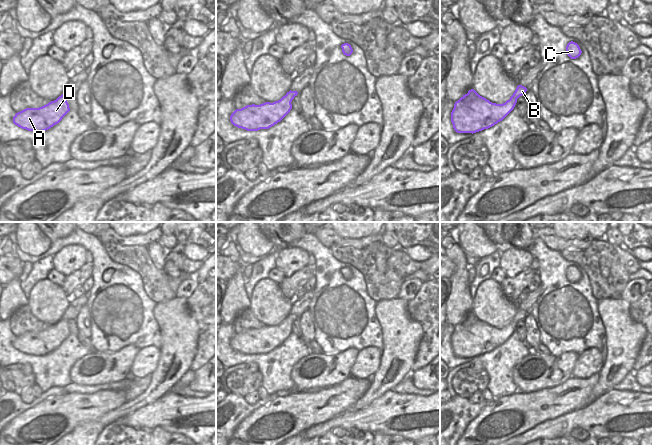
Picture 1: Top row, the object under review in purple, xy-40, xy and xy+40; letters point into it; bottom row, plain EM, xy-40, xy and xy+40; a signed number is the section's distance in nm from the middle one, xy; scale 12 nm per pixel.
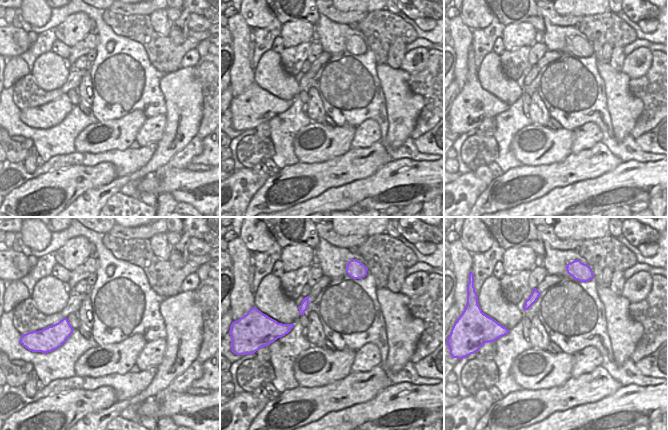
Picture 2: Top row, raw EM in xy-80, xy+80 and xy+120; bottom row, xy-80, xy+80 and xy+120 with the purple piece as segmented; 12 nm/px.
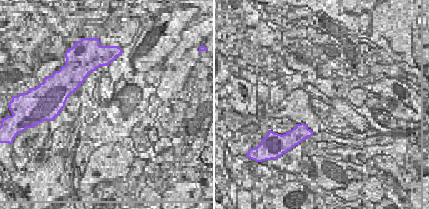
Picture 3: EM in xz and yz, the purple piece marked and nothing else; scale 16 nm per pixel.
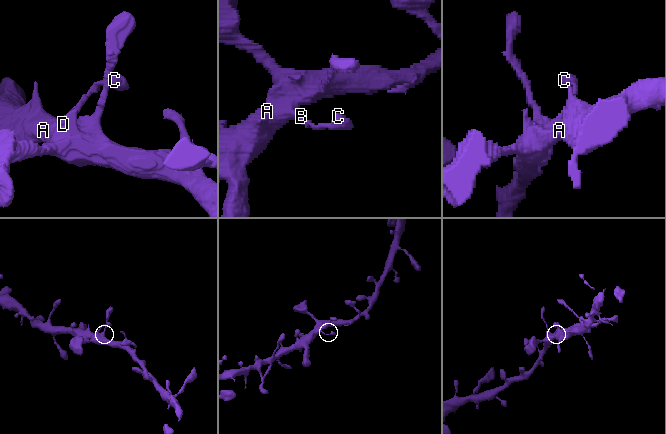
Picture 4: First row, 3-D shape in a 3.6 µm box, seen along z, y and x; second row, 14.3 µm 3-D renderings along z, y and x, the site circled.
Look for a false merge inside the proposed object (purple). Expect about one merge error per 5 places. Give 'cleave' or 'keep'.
keep

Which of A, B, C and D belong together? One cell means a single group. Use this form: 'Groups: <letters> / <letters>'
Groups: A B C D.

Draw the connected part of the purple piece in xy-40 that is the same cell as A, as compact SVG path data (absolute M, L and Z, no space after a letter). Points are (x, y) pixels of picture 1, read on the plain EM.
M61 319L56 324L39 332L26 332L15 338L13 347L28 355L43 356L58 348L70 335L68 319Z

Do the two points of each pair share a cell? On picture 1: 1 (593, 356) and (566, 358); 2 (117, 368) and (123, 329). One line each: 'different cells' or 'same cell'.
1: different cells
2: different cells

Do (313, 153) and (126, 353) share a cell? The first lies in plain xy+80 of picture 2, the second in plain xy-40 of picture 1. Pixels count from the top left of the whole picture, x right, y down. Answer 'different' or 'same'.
same

